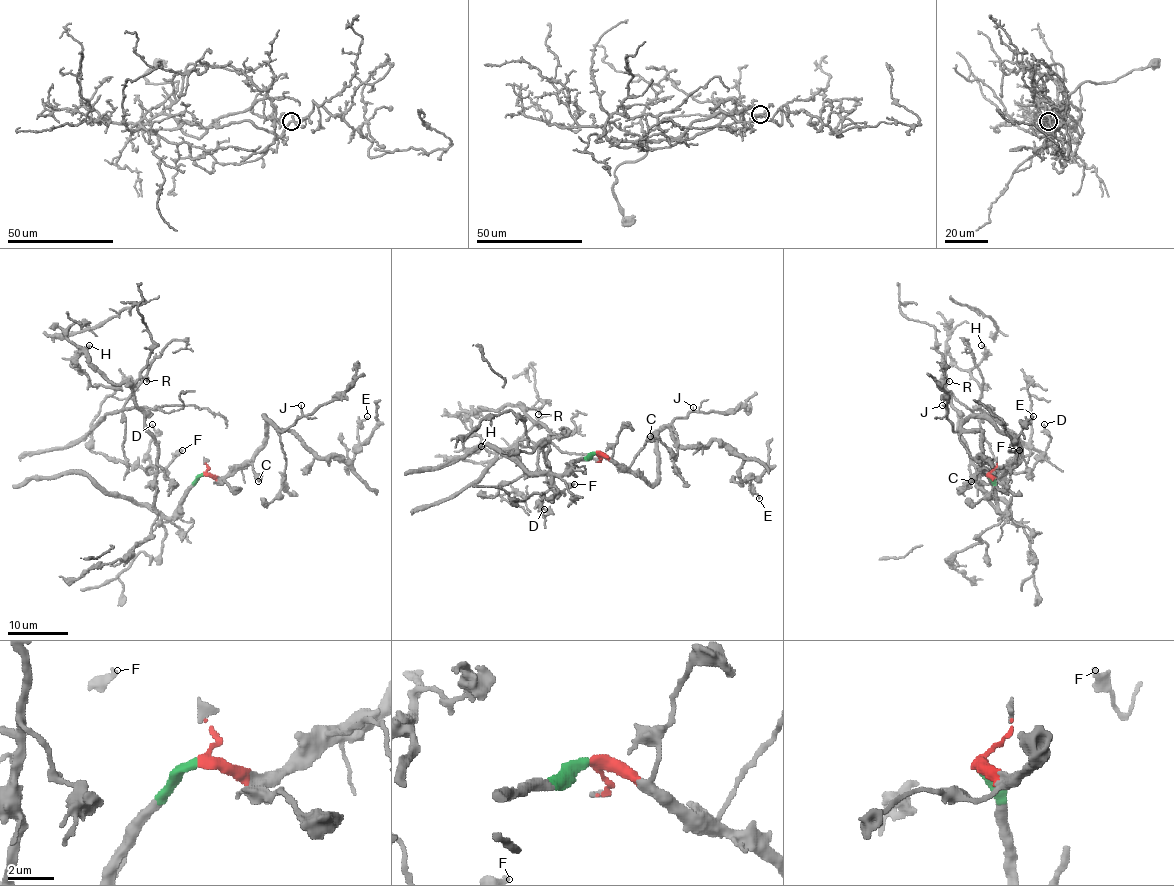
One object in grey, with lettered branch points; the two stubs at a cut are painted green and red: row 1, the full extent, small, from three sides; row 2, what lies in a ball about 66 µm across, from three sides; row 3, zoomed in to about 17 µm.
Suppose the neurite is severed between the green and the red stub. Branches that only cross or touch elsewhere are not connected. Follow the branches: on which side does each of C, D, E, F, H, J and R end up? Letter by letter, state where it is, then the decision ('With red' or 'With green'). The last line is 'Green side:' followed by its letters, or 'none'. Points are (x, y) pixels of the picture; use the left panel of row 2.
C: Place: (258, 481). With red
D: Place: (152, 424). With green
E: Place: (367, 416). With red
F: Place: (182, 450). With green
H: Place: (89, 345). With green
J: Place: (301, 405). With red
R: Place: (146, 381). With green
Green side: D, F, H, R

